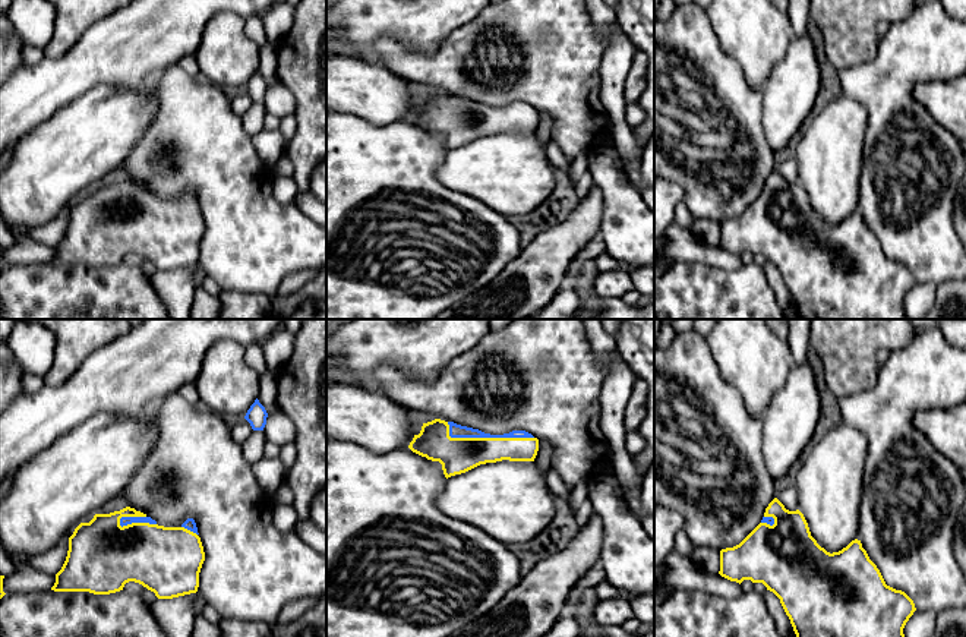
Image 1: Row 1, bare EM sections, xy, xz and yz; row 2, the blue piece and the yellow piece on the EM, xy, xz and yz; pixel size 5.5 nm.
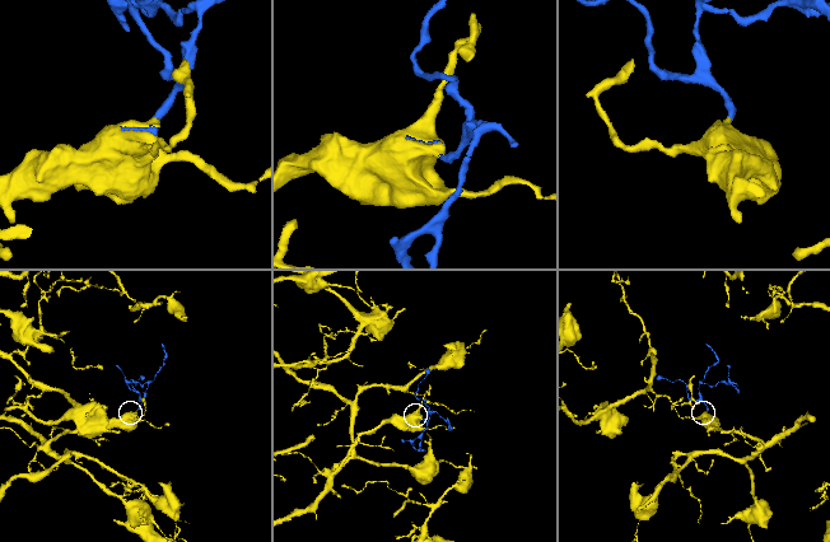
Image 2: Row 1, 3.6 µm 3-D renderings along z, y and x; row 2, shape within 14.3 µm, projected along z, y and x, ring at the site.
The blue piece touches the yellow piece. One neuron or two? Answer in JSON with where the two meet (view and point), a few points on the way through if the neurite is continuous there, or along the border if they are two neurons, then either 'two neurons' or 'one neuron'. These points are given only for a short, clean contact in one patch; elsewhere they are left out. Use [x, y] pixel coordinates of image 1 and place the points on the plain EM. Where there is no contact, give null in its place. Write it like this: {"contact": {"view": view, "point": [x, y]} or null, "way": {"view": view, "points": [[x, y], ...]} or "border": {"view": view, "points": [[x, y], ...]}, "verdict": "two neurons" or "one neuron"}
{"contact": {"view": "xz", "point": [485, 109]}, "verdict": "one neuron"}

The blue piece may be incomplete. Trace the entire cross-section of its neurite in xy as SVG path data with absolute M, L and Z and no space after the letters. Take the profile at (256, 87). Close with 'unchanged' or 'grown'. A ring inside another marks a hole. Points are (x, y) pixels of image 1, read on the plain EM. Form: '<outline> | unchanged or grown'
M256 70L255 75L247 82L244 91L250 95L253 103L263 103L266 97L268 85L265 79Z | unchanged

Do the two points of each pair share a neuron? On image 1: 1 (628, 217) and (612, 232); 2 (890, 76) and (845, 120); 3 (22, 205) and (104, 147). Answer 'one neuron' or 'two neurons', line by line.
1: one neuron
2: two neurons
3: one neuron

